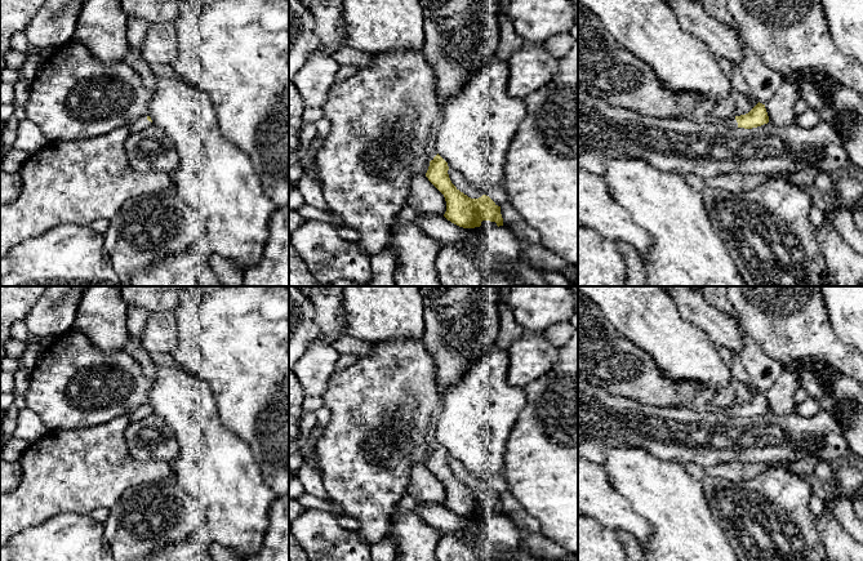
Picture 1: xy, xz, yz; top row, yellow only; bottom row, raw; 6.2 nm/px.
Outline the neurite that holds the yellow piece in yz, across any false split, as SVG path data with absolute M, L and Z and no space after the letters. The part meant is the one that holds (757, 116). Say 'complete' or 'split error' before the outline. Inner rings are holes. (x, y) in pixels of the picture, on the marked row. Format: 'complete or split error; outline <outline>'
split error; outline M757 103L748 113L734 116L725 121L717 121L726 126L752 129L769 123L765 104Z

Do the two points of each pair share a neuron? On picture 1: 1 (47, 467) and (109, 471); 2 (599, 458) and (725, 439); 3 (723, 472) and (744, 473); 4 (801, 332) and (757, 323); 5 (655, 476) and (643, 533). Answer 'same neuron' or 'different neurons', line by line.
1: same neuron
2: same neuron
3: same neuron
4: same neuron
5: different neurons

